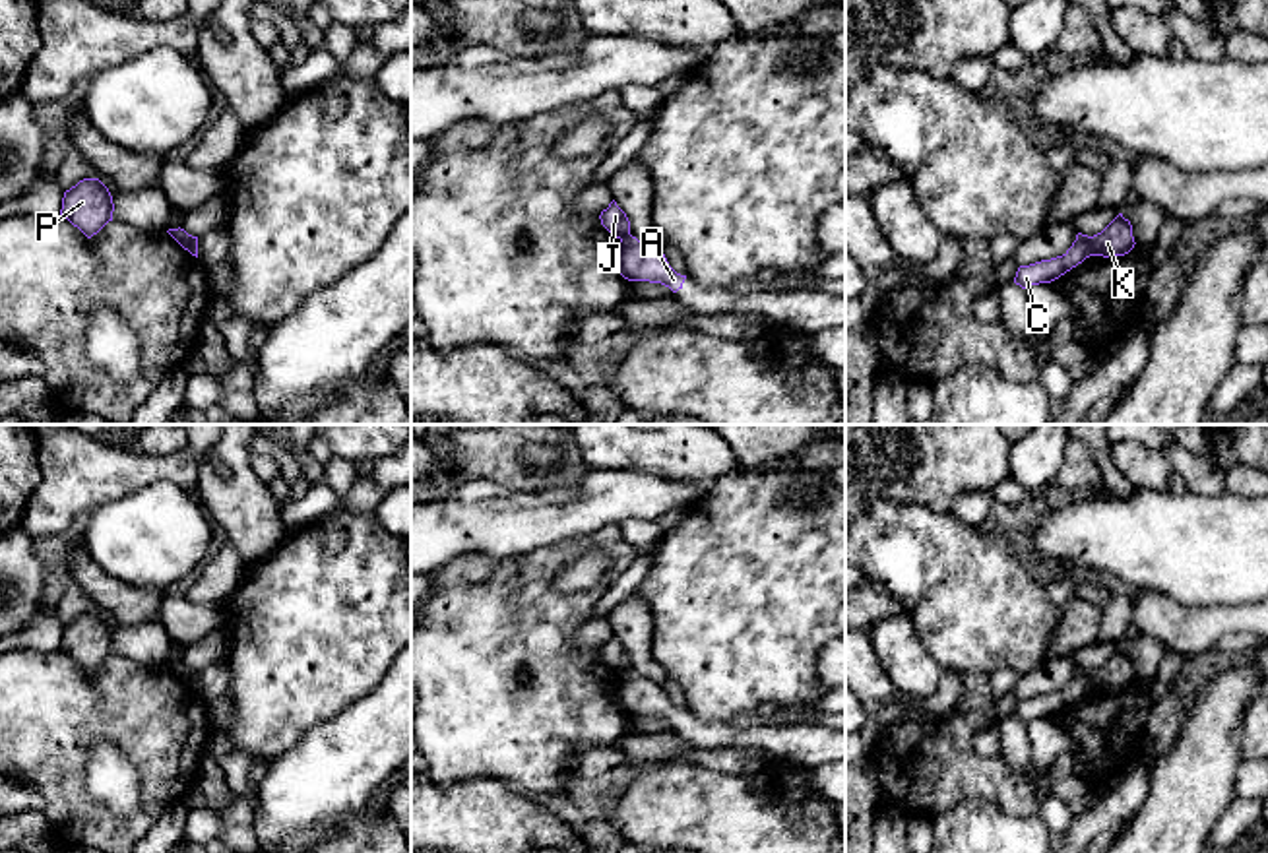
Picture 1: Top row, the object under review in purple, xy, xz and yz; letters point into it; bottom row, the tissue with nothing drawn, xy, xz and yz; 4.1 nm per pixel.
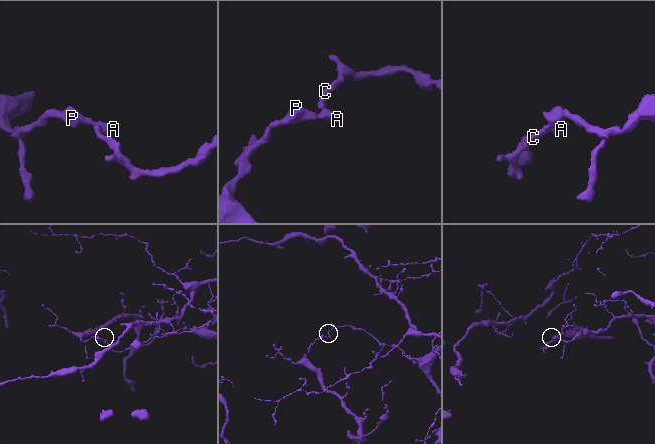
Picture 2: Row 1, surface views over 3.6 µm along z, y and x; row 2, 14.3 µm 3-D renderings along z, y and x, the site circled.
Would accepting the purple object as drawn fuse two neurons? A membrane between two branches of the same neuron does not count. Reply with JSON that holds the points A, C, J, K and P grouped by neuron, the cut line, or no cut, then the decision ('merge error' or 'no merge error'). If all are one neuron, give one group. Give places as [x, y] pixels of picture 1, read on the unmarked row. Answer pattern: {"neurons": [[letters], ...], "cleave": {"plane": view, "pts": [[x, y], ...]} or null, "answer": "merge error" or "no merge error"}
{"neurons": [["A", "K", "P"], ["C", "J"]], "cleave": {"plane": "yz", "pts": [[1092, 671], [1090, 689]]}, "answer": "merge error"}

